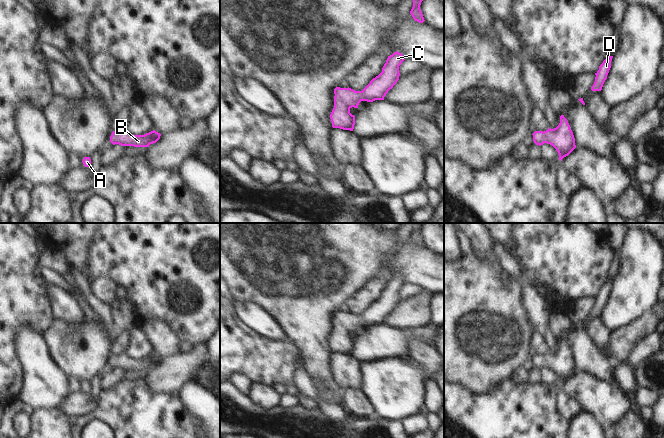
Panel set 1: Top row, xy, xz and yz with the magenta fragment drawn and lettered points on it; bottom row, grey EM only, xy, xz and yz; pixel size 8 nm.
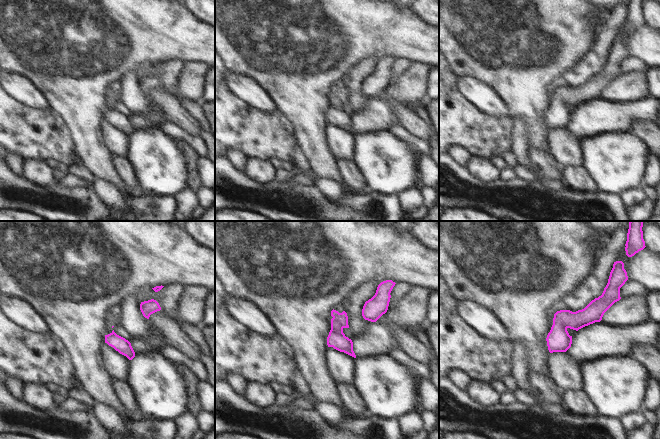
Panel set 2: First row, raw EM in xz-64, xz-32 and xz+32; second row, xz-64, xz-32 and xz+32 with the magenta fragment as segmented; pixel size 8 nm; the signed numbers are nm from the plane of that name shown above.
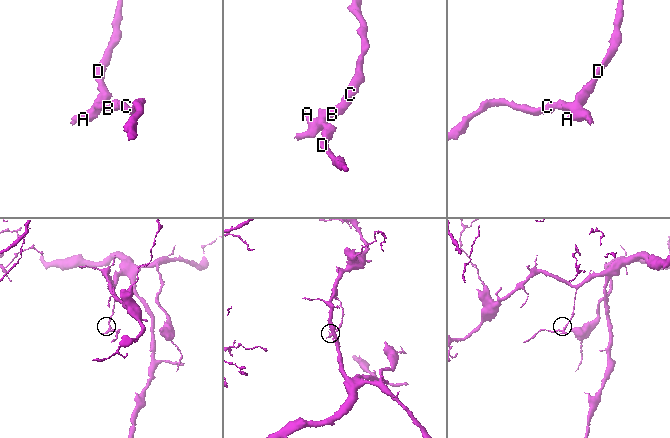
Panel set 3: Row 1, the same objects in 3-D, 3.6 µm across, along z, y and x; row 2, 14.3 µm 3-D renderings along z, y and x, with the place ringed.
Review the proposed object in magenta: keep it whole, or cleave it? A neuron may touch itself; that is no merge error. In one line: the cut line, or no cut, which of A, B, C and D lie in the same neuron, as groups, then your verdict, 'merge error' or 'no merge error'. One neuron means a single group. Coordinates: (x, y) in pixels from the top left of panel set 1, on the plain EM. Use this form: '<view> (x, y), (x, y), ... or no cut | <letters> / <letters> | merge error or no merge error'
no cut | A B C D | no merge error

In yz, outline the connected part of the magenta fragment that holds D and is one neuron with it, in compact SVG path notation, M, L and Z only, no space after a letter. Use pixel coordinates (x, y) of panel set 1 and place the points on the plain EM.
M608 280L603 287L599 290L599 294L595 297L595 306L591 311L592 315L601 315L607 299L611 292L611 285L613 280Z

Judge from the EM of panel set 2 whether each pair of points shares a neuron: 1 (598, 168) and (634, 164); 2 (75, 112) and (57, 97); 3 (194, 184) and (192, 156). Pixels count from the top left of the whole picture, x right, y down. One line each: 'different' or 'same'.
1: same
2: same
3: same

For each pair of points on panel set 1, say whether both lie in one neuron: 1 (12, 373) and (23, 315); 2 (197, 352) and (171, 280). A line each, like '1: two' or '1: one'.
1: one
2: two

